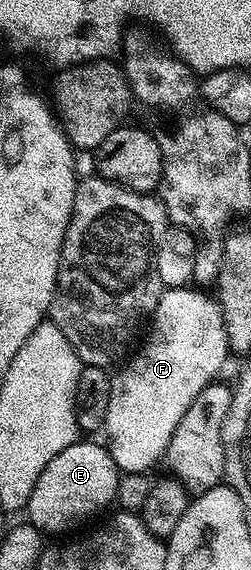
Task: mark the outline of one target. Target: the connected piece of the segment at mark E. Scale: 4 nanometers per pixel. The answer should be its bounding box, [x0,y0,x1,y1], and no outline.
[25,440,121,533]

